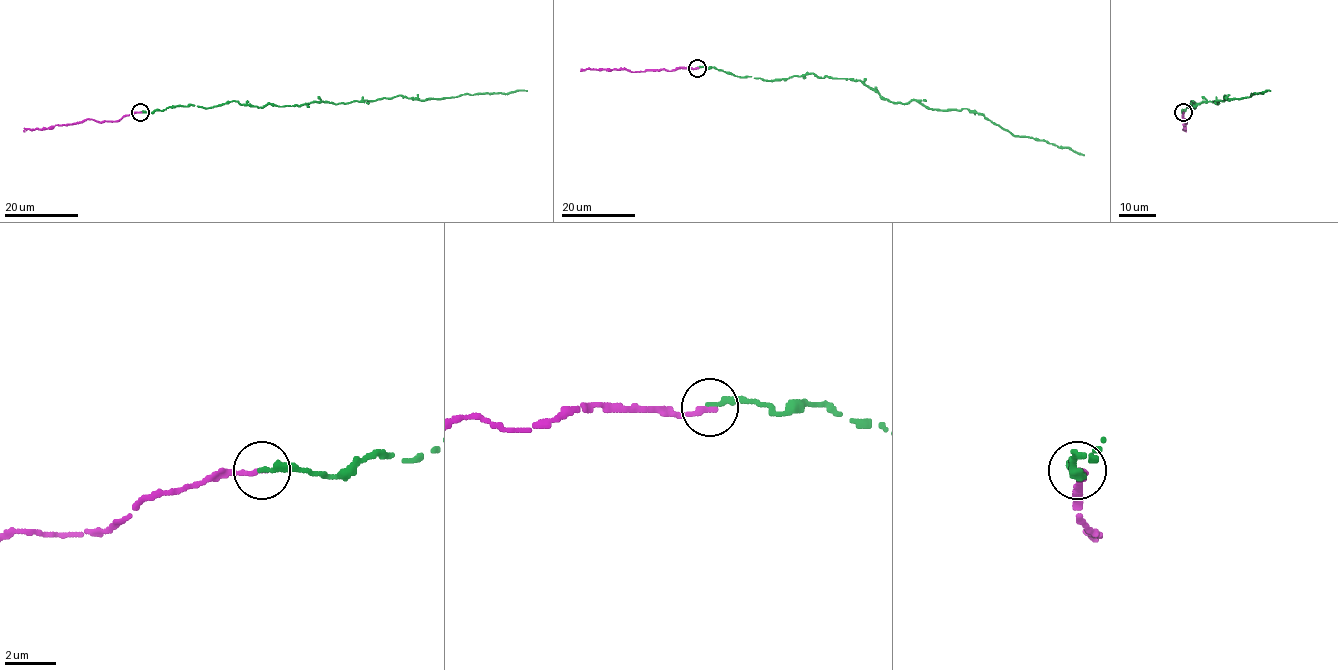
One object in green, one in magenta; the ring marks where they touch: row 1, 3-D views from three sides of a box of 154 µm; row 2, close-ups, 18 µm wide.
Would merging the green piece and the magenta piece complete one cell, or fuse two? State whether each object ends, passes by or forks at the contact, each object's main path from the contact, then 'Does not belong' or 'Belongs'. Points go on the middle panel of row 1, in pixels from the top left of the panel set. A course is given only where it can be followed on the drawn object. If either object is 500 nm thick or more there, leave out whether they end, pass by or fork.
At the ring green ends. At the ring magenta ends. Course of green: (697, 67), (768, 81), (808, 73), (860, 80), (892, 102), (974, 110), (1014, 135), (1083, 155). Course of magenta: (697, 68), (642, 71), (581, 70). Belongs

